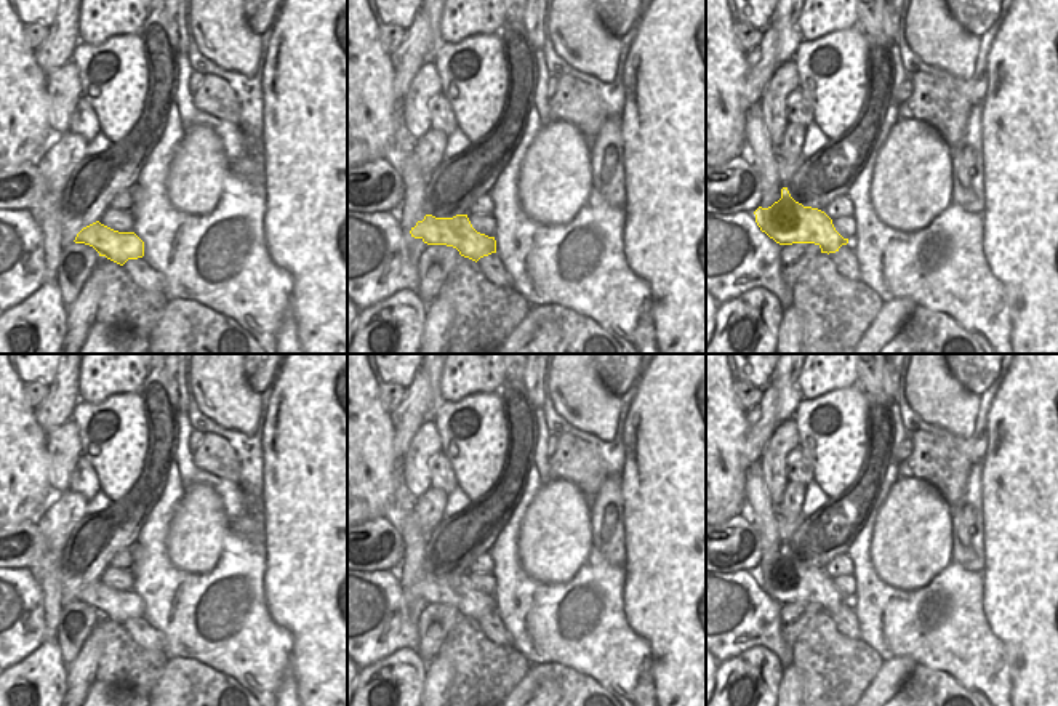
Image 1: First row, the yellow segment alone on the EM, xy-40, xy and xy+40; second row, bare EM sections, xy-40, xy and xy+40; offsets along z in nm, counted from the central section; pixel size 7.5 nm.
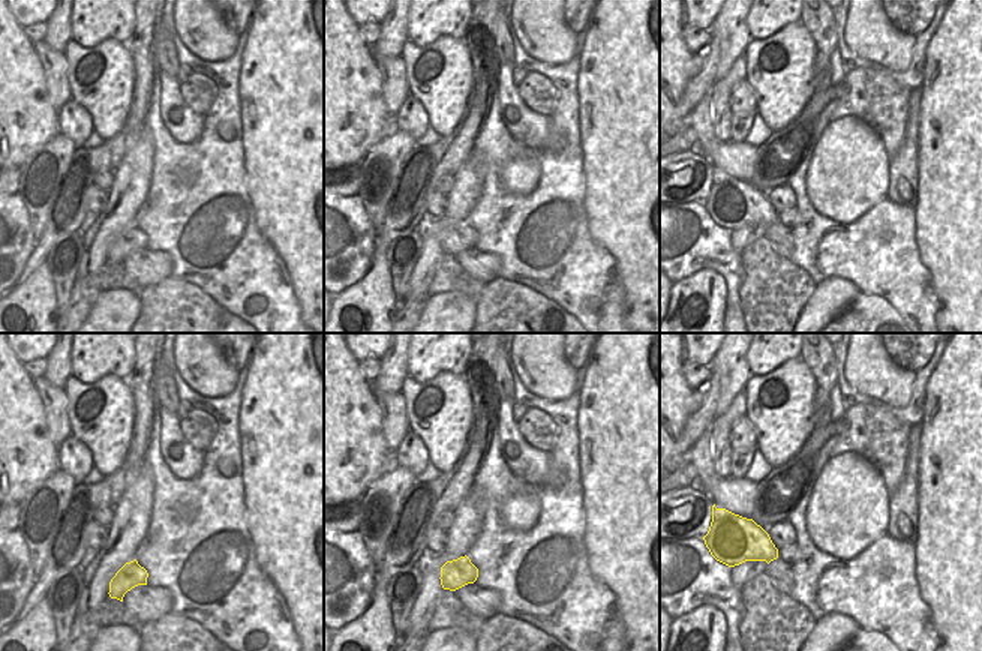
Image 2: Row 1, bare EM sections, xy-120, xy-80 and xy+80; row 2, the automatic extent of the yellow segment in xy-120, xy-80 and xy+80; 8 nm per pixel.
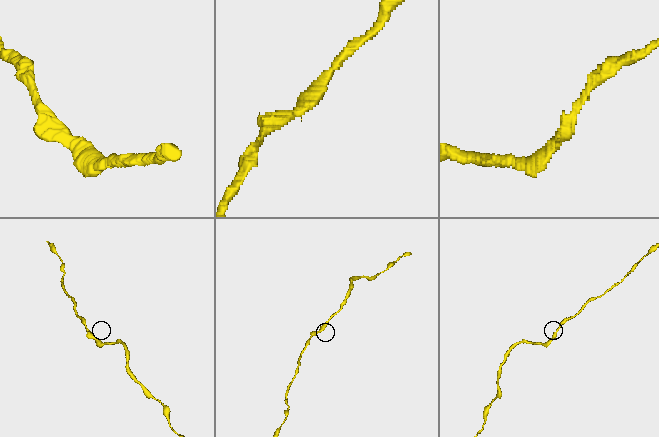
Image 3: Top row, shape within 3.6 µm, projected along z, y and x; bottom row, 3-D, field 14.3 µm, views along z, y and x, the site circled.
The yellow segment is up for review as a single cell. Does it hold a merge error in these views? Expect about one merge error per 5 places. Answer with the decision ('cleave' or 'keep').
keep

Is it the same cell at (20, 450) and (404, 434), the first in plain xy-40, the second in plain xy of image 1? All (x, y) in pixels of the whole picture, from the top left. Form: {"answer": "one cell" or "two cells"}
{"answer": "two cells"}

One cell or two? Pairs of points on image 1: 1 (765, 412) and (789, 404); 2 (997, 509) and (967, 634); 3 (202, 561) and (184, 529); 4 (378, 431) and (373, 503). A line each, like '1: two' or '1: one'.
1: two
2: two
3: one
4: one

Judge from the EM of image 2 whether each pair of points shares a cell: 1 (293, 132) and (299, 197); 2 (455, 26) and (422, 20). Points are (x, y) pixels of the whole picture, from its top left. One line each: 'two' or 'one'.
1: one
2: one

